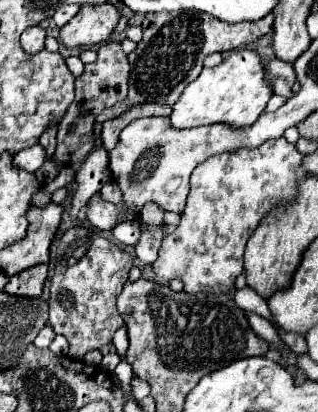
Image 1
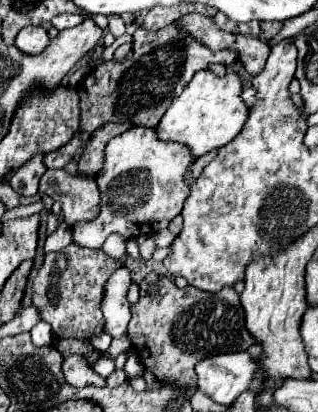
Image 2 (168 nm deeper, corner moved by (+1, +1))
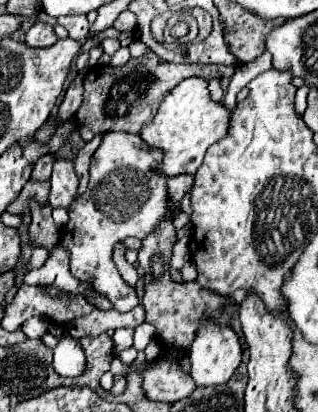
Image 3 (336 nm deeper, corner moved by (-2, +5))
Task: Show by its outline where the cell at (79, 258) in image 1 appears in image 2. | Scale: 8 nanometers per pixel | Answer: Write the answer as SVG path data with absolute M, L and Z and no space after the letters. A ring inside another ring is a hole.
M69 244L61 252L45 256L45 262L31 286L31 304L39 310L41 320L47 320L53 326L57 338L89 342L93 336L103 332L103 284L117 268L121 268L121 264L115 264L115 260L111 260L103 250L75 248L75 244Z

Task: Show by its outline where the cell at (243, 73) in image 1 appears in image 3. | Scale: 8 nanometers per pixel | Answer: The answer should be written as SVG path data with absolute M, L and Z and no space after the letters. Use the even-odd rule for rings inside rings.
M192 76L192 78L182 80L170 92L170 96L162 100L158 114L154 116L150 124L146 124L140 130L140 136L148 146L162 148L166 152L164 162L160 166L160 170L166 176L194 174L198 166L202 164L206 150L218 140L222 140L222 136L226 136L230 128L230 116L232 116L232 110L228 110L224 102L214 102L210 98L208 82L200 80L198 76Z

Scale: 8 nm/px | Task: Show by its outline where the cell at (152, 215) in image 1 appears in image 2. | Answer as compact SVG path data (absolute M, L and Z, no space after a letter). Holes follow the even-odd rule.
M139 236L139 238L137 238L137 246L139 246L141 260L151 260L153 250L155 250L155 242L153 242L153 238L151 238L151 236Z

